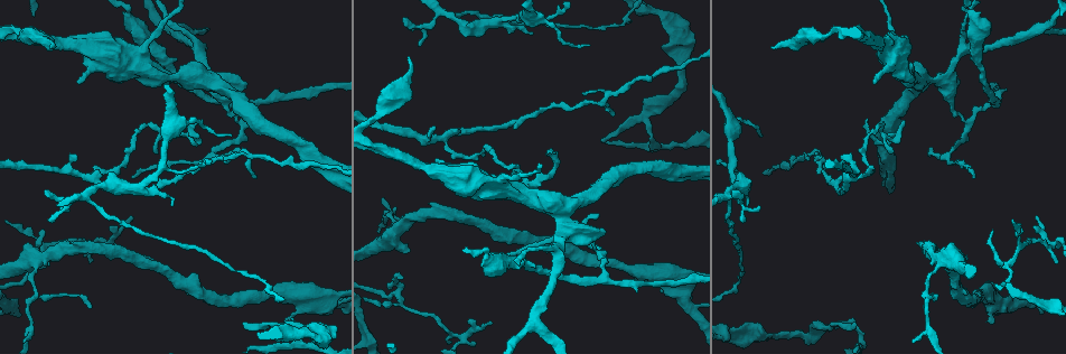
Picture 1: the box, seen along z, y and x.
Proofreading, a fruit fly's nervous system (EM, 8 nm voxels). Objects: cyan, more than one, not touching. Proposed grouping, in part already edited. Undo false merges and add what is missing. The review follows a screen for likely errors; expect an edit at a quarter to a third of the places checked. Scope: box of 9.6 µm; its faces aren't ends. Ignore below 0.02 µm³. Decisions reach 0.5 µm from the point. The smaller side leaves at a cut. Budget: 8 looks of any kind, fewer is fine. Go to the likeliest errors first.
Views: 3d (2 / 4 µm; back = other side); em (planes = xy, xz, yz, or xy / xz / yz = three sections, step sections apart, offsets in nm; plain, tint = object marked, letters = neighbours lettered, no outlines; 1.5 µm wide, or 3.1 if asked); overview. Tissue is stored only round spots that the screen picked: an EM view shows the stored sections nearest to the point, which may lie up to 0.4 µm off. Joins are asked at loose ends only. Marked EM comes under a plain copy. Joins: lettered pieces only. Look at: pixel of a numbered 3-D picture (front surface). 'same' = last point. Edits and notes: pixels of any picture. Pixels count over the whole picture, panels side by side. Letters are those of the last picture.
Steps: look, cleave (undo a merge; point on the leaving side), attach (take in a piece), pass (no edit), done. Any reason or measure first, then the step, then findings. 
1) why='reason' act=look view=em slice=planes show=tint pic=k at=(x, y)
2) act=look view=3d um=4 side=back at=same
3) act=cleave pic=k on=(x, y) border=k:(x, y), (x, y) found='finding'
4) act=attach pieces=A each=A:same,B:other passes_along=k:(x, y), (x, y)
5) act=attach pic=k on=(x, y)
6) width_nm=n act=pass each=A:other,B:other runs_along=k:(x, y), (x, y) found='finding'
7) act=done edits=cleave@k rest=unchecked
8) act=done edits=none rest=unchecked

why='three arms meet' act=look view=em um=3.1 slice=planes show=letters pic=1 at=(398, 227)

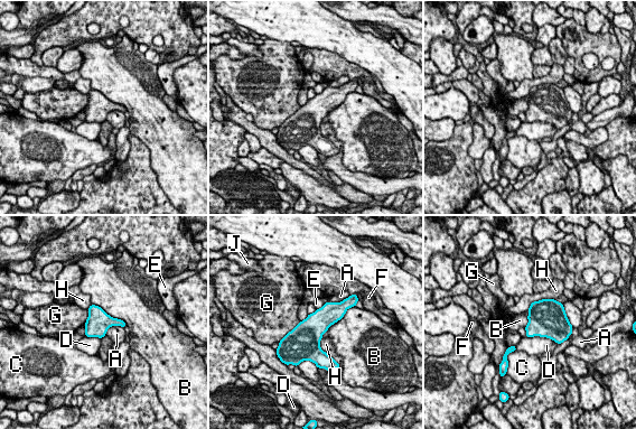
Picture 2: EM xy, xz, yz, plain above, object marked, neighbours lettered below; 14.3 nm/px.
act=pass each=A:other,B:other,C:other,D:other,E:other,F:other,G:other,H:other,J:other border=2:(123, 326), (111, 326), (105, 334) found='one neuron here'

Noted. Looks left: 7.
why='arms part here' act=look view=em slice=planes show=letters pic=1 at=(648, 116)

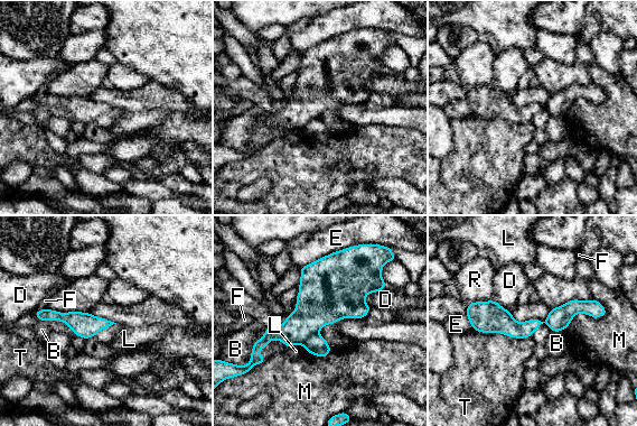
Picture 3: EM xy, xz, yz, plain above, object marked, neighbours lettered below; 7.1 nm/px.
longest_contact=T:420nm act=cleave pic=3 on=(316, 344) each=B:other,D:other,E:other,F:other,L:other,M:other,R:other,T:other border=3:(317, 332), (311, 334), (302, 344) found='two neurons meet here'

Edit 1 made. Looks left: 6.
act=look view=overview

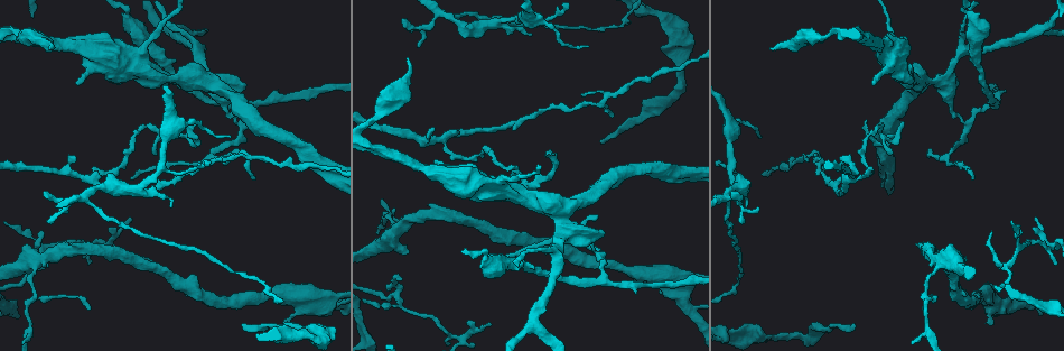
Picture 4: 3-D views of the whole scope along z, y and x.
why='tapers out' act=look view=em slice=yz step=4 show=letters pic=4 at=(155, 155)

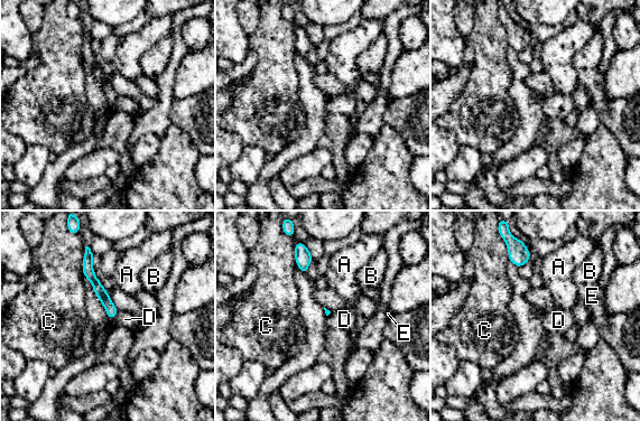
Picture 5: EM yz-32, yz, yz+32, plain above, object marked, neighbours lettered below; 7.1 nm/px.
act=look view=em slice=planes show=letters at=same

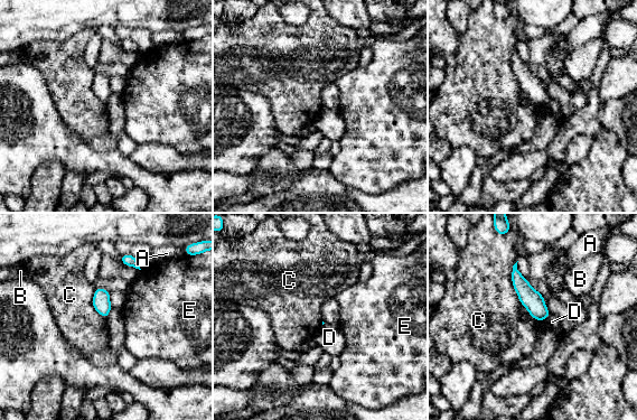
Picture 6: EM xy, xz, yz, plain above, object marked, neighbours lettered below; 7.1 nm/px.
act=pass each=A:other,B:other,C:other,D:other,E:other found='no lettered piece goes on from it'

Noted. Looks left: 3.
act=done edits=cleave@3 rest=unchecked

